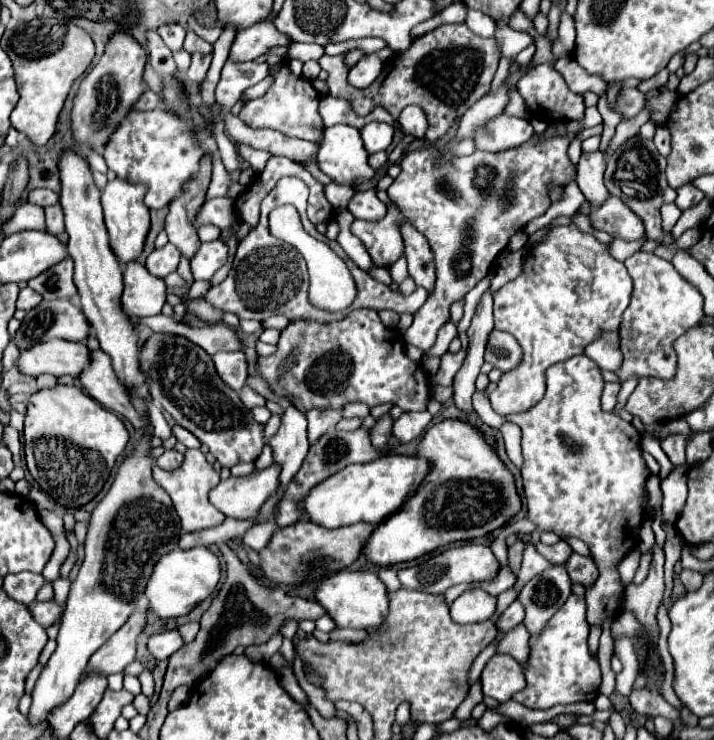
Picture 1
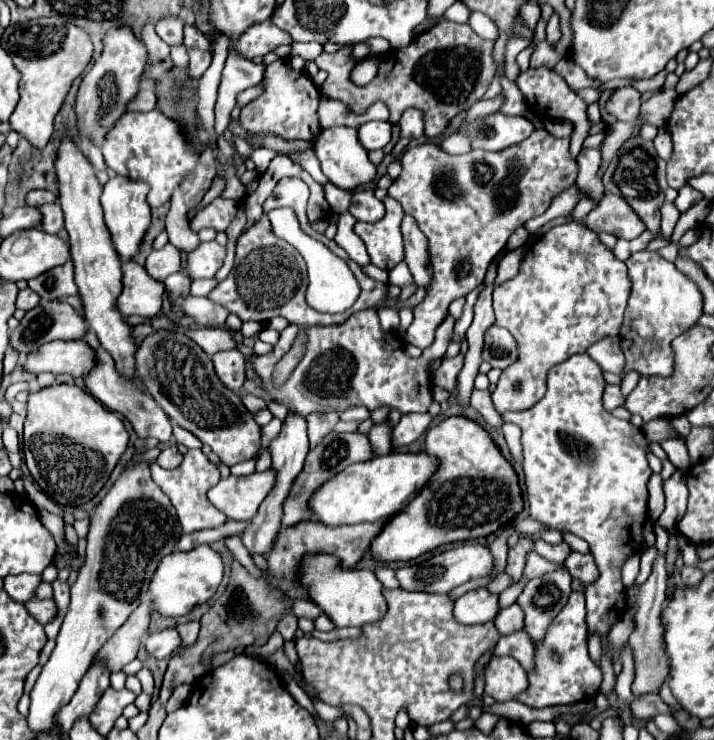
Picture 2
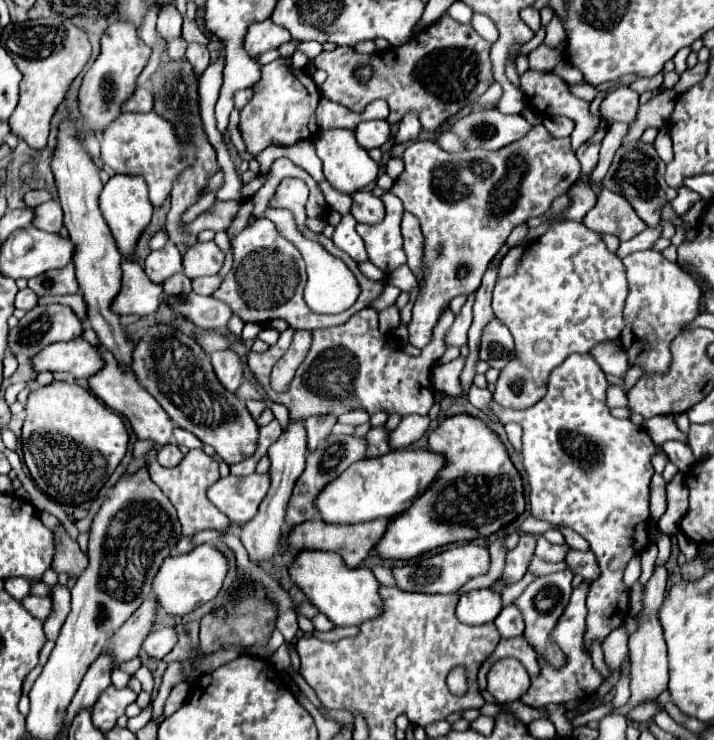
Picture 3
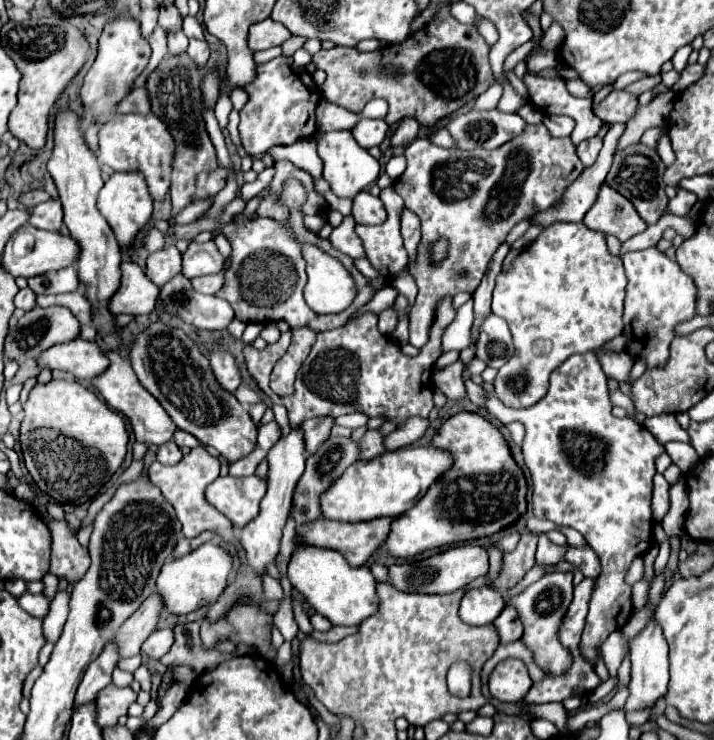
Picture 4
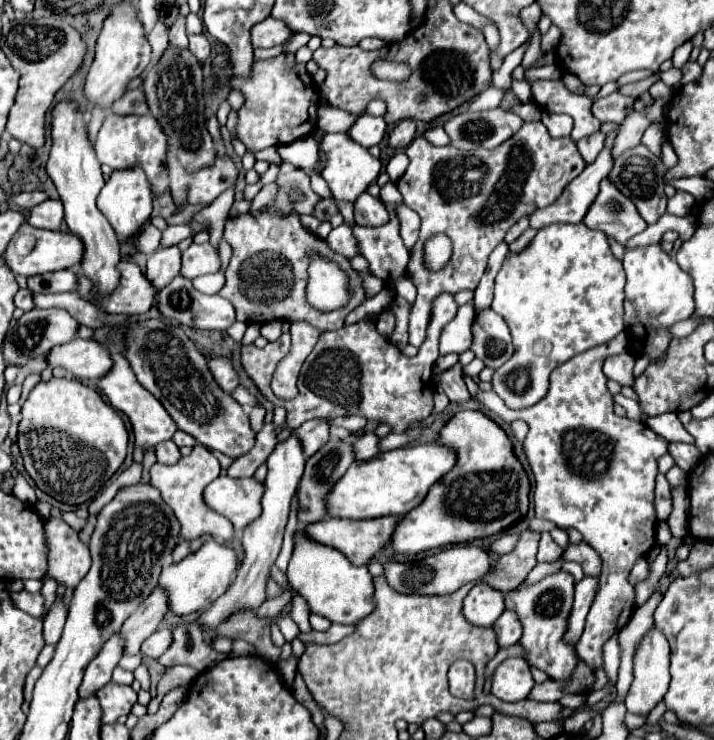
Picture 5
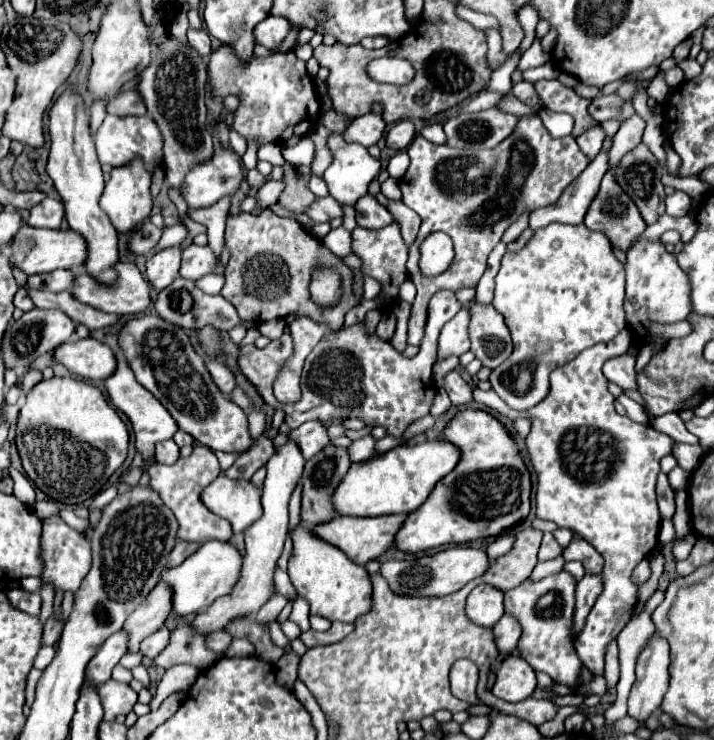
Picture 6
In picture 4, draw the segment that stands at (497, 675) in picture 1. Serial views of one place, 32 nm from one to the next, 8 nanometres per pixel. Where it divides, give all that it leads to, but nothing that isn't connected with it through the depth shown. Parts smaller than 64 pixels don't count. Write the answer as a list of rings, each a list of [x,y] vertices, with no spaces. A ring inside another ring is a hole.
[[[508,658],[496,664],[488,678],[490,694],[500,702],[520,702],[530,686],[532,680],[528,676],[528,670],[524,668],[524,662],[516,658]]]

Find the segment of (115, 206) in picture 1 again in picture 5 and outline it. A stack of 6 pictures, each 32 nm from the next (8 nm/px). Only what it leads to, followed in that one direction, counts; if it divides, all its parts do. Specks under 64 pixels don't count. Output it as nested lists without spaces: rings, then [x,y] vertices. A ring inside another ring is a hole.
[[[132,168],[128,172],[114,170],[98,196],[98,208],[112,224],[118,240],[120,242],[130,240],[150,220],[150,214],[152,214],[152,192],[144,172],[140,172],[140,168]]]

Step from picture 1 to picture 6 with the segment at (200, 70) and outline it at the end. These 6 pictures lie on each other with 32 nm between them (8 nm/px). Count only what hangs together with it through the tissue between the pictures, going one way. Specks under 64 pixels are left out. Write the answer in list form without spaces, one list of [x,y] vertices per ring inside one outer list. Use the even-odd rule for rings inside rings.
[[[188,30],[188,42],[202,58],[210,56],[212,48],[210,48],[210,38],[208,38],[206,30]]]

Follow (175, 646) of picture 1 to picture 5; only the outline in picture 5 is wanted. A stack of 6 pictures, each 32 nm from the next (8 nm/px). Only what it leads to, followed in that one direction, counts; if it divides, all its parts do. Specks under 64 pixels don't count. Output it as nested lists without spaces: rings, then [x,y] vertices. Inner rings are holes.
[[[160,628],[142,642],[142,654],[150,658],[160,658],[170,644],[172,644],[172,632],[168,628]]]

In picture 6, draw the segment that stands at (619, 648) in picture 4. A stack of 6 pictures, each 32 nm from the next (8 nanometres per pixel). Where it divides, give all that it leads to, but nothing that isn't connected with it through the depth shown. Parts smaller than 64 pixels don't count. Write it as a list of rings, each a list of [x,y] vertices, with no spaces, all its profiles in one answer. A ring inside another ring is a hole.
[[[612,640],[606,648],[606,666],[604,666],[604,676],[608,680],[608,688],[614,688],[618,682],[618,644]]]

